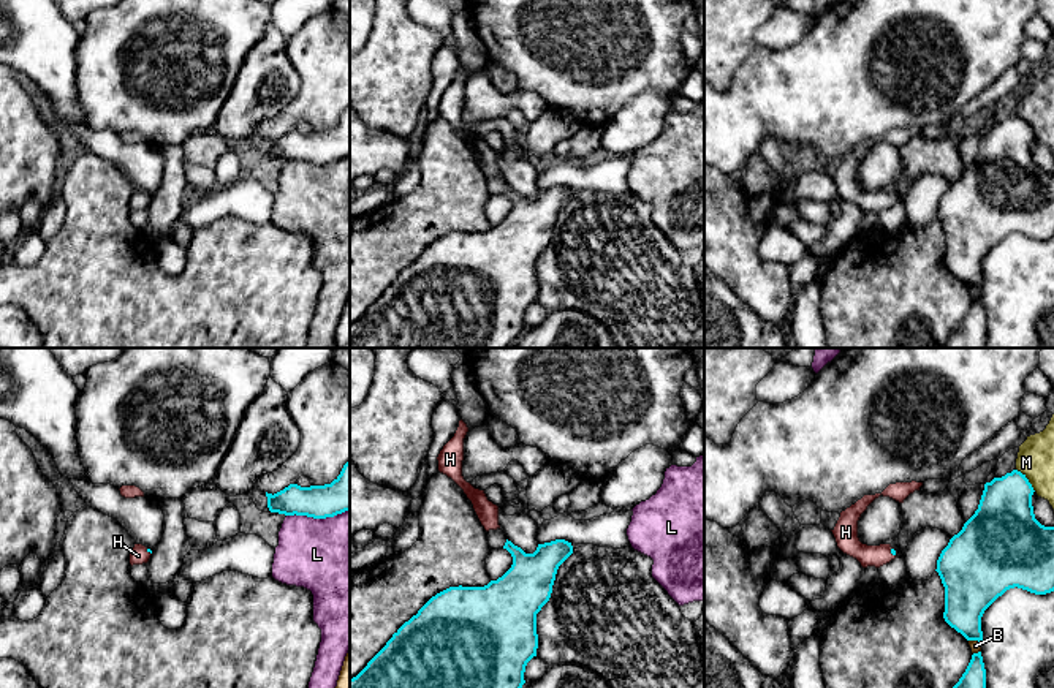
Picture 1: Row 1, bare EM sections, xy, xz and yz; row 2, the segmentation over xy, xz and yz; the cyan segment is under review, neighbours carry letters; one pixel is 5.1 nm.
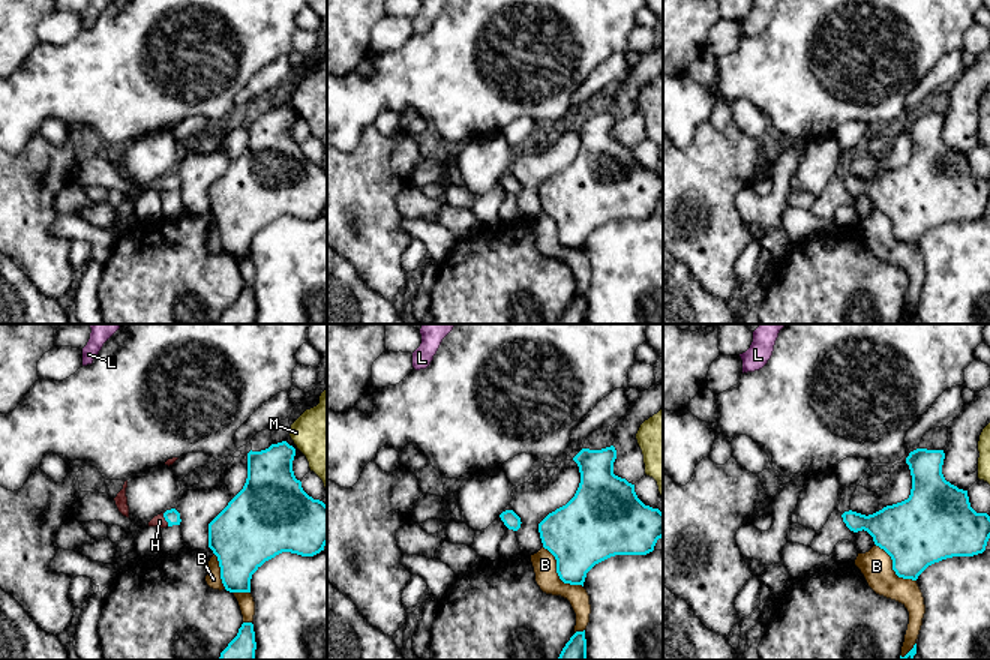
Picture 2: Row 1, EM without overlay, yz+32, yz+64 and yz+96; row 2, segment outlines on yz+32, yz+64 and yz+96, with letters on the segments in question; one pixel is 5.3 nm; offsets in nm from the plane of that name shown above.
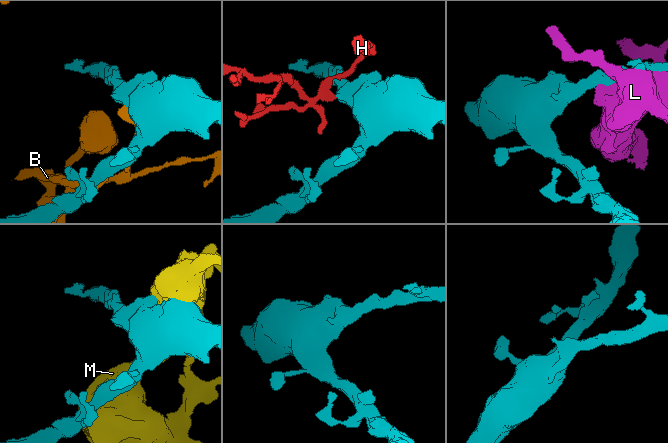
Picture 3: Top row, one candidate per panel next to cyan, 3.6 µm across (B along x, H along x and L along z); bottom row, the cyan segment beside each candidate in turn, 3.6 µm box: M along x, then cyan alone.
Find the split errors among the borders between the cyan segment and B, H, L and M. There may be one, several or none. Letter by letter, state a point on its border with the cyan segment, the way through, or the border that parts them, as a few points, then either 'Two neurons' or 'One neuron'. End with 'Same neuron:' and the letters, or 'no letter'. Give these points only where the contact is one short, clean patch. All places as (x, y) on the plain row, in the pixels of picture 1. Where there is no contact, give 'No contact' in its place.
B: Touches cyan at yz (975, 285). Two neurons
H: Touches cyan at yz (891, 198). Path across: yz (893, 196), (891, 198), (863, 198), (845, 181). One neuron
L: Touches cyan at xy (317, 163). Two neurons
M: Touches cyan at yz (1027, 125). Two neurons
Same neuron: H

